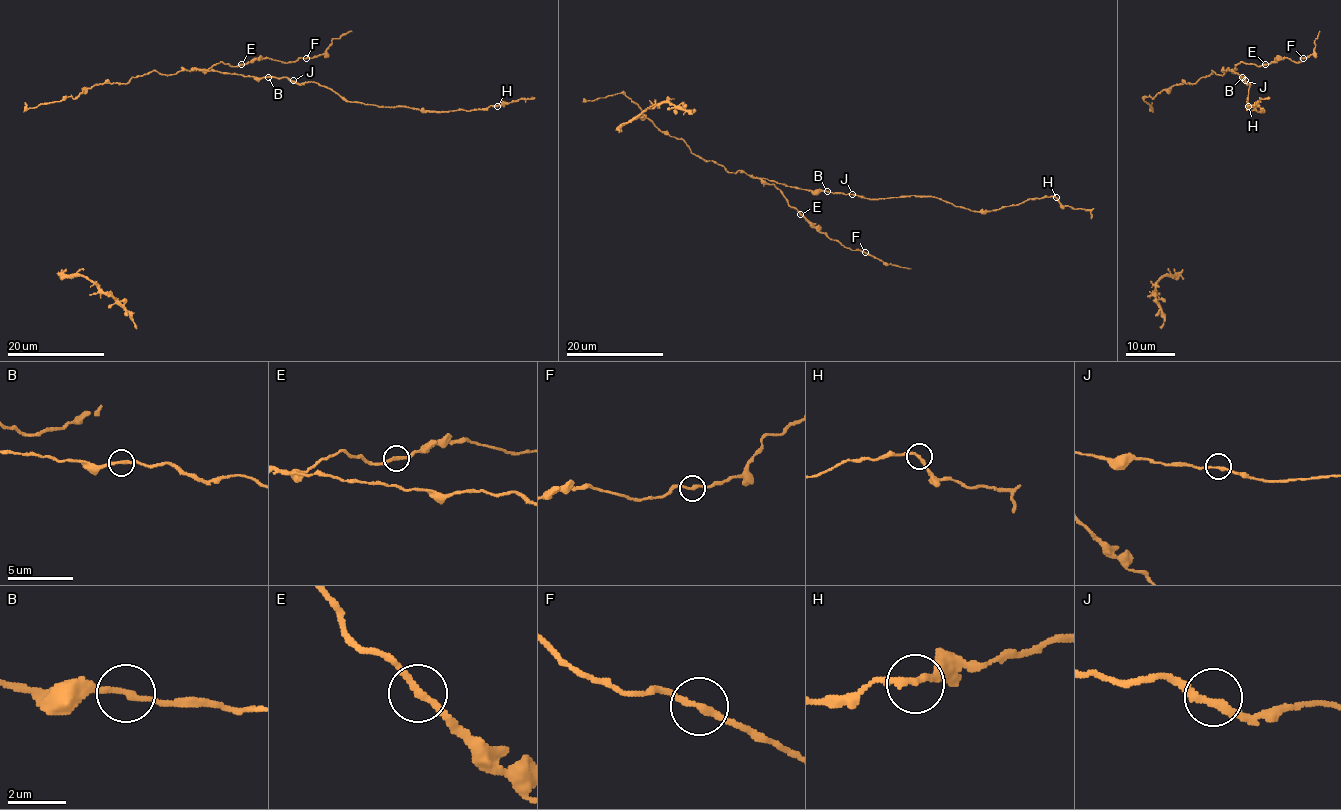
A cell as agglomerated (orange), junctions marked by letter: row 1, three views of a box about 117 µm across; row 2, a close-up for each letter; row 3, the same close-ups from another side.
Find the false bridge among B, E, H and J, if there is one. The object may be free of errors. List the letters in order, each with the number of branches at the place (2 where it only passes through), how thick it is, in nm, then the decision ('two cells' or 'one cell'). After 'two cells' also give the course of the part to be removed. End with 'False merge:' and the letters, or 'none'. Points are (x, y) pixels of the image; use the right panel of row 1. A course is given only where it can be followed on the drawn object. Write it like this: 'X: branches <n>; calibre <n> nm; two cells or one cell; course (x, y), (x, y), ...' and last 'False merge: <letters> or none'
B: branches 2; calibre 200 nm; one cell
E: branches 2; calibre 240 nm; one cell
H: branches 2; calibre 200 nm; one cell
J: branches 2; calibre 240 nm; one cell
False merge: none

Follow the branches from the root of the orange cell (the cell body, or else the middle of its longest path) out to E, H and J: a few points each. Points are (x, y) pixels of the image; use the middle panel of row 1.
E: (708, 161), (714, 161), (728, 172), (743, 170), (774, 185), (800, 214)
H: (708, 161), (728, 172), (743, 170), (813, 191), (867, 198), (932, 196), (972, 211), (1056, 197)
J: (708, 161), (714, 161), (728, 172), (743, 170), (789, 186), (852, 194)

